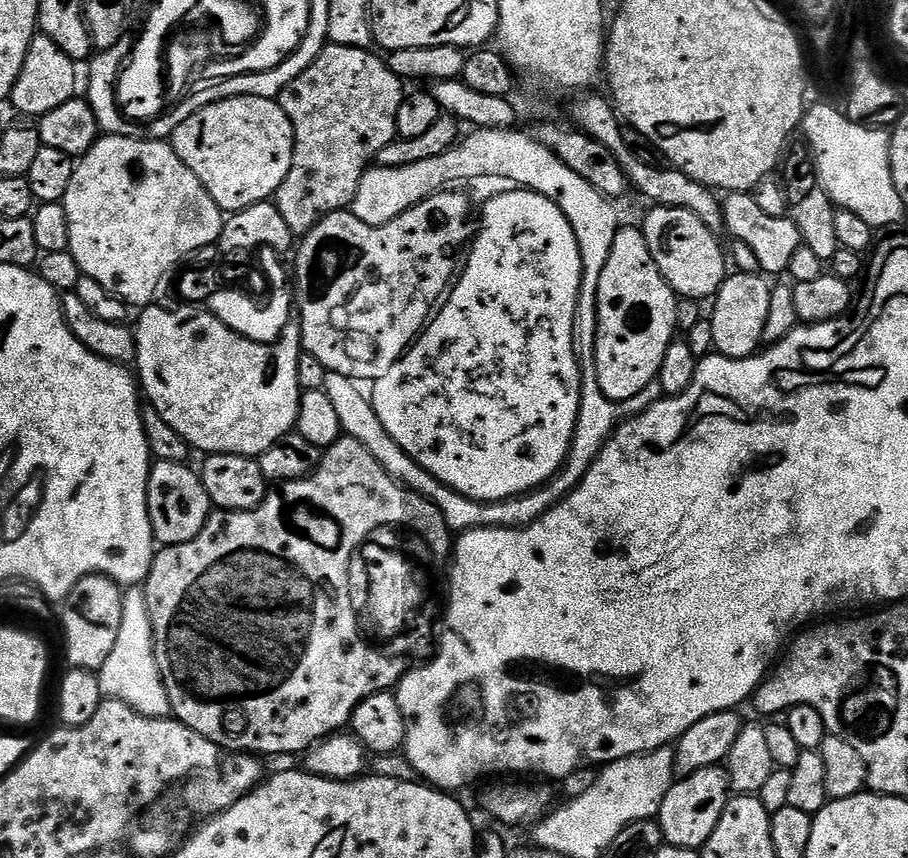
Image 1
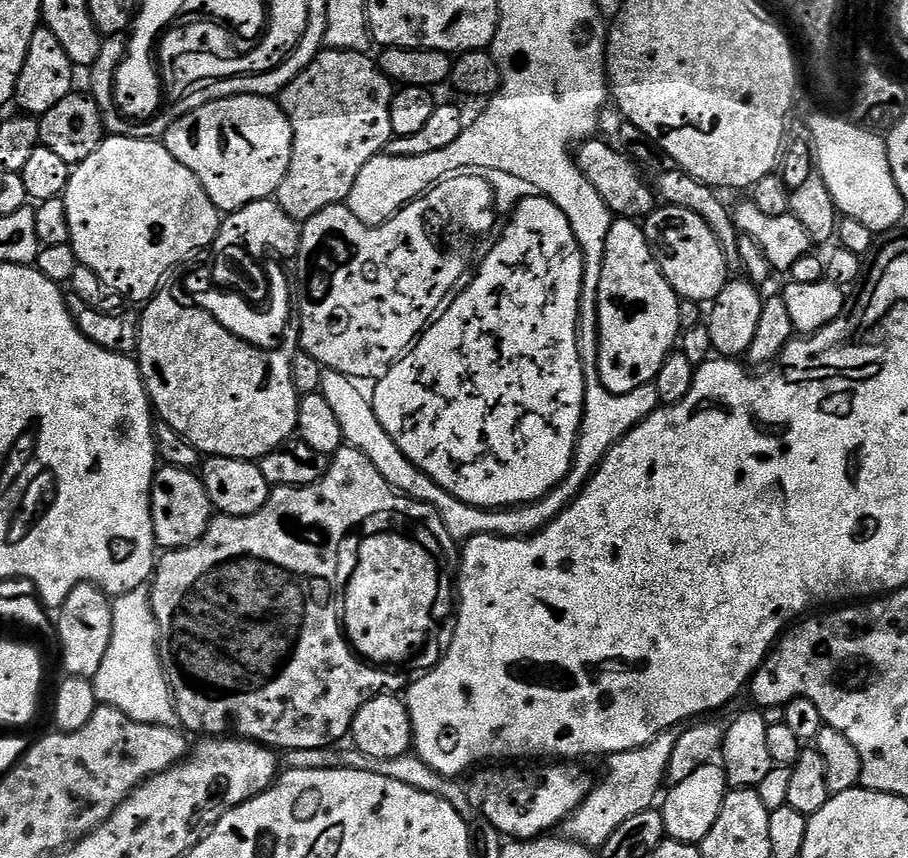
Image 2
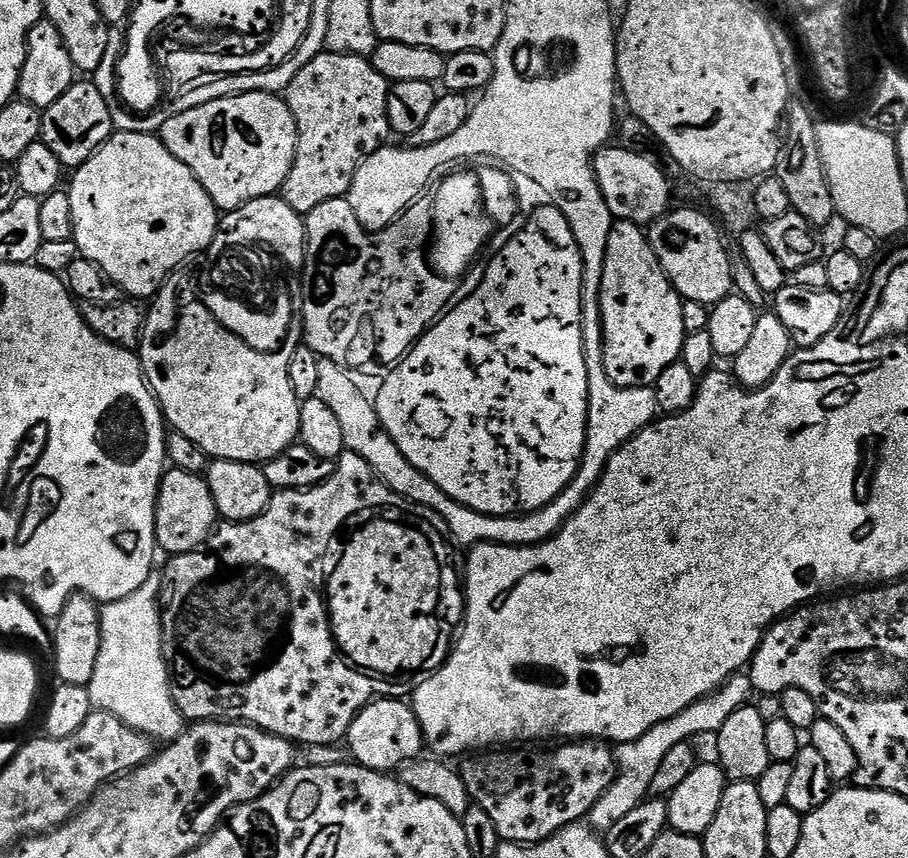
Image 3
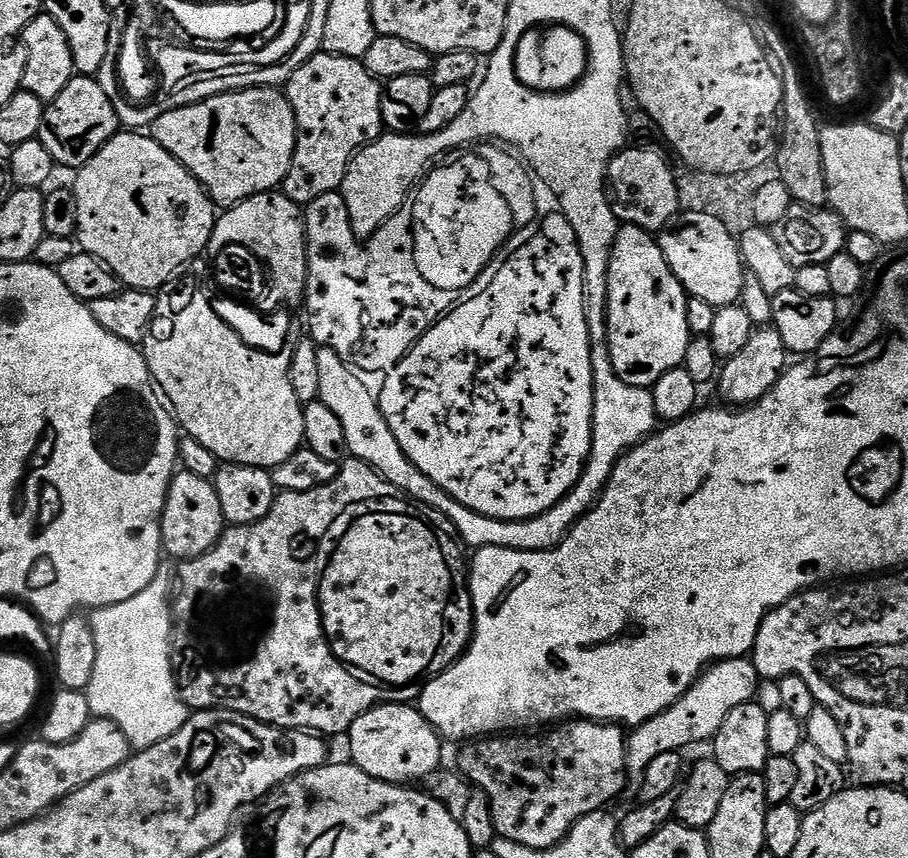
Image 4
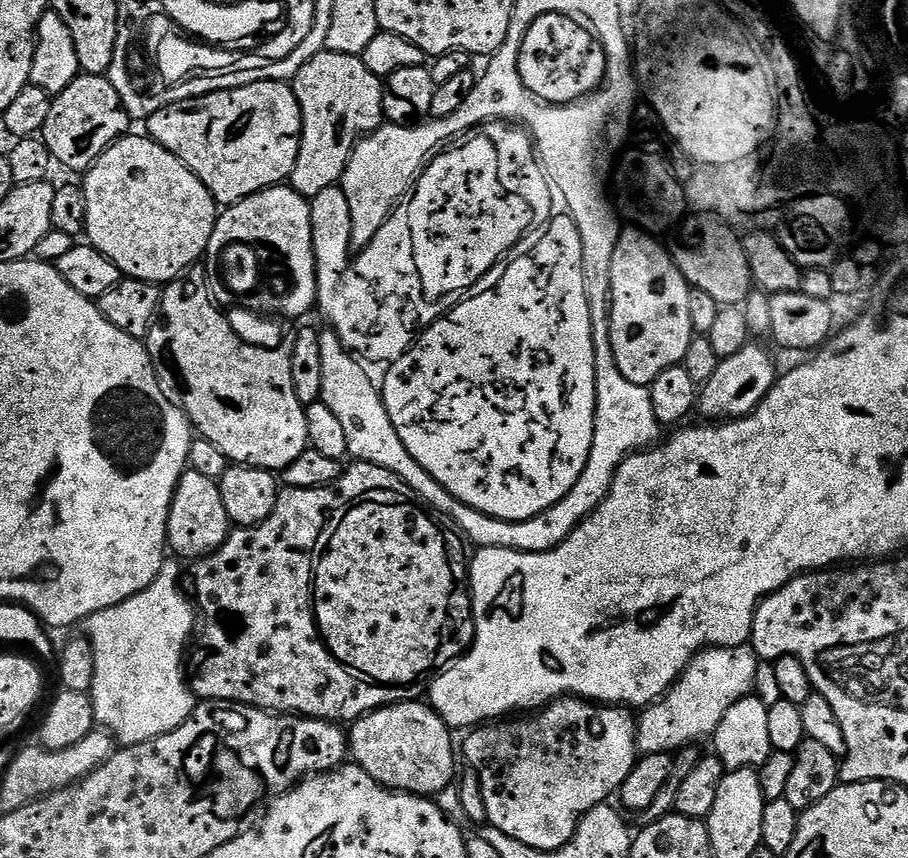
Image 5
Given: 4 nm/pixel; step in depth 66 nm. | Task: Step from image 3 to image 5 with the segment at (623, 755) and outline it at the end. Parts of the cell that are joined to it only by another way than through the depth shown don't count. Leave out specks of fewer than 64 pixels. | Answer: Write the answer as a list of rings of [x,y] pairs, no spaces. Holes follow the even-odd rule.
[[[741,646],[739,648],[705,648],[702,652],[697,652],[688,669],[680,675],[680,679],[668,689],[666,695],[657,700],[654,704],[649,704],[639,713],[636,725],[636,746],[641,753],[667,752],[675,754],[689,746],[695,745],[695,740],[711,737],[716,731],[718,722],[744,696],[753,691],[756,684],[756,664],[758,657],[751,647]]]

